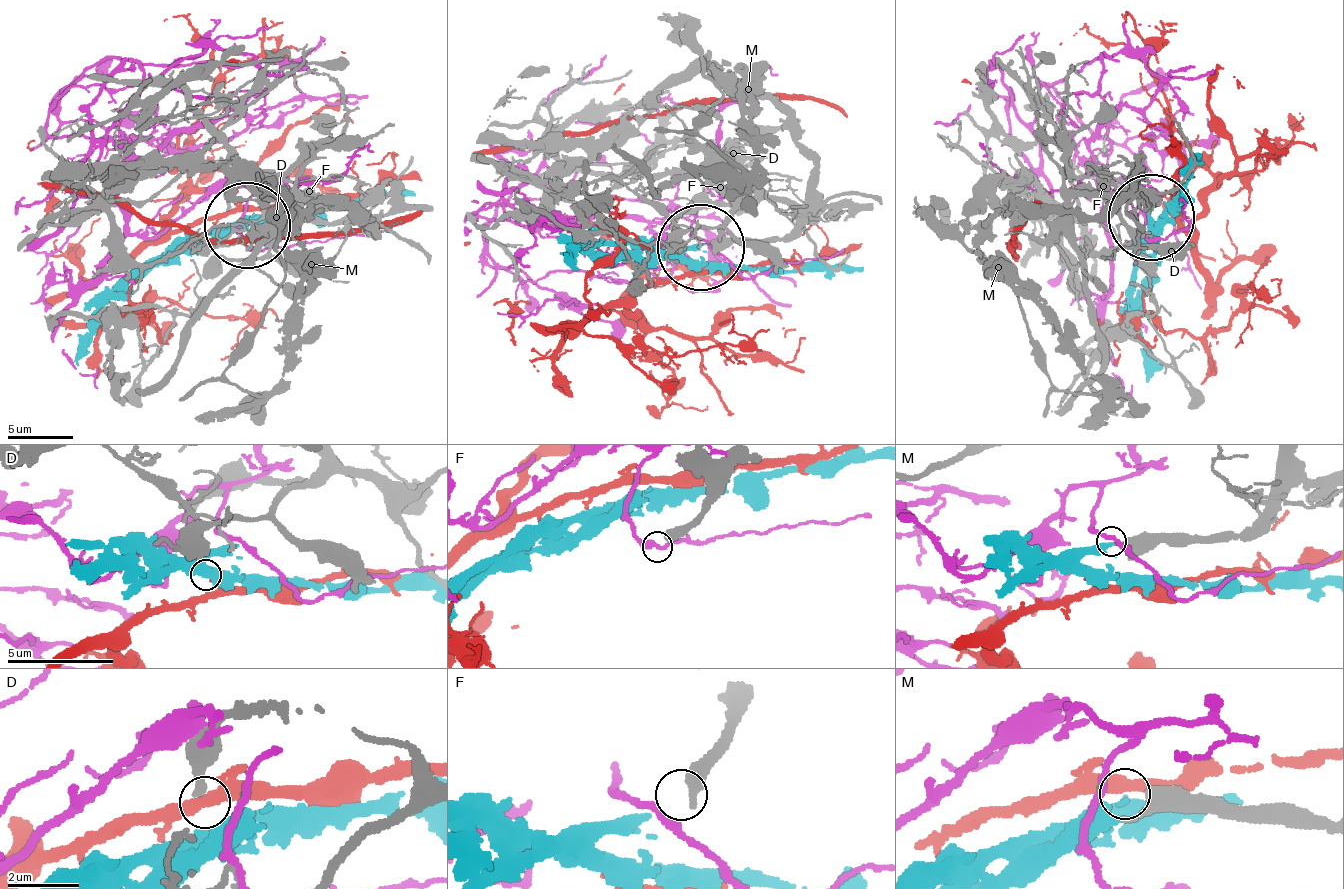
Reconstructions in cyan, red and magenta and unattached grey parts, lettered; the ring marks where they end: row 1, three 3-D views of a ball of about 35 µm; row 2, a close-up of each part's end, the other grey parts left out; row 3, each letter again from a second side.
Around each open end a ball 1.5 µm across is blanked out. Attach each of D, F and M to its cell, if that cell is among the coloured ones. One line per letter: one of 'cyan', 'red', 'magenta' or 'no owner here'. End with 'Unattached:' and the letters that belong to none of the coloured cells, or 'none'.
D: no owner here
F: no owner here
M: cyan
Unattached: D, F

